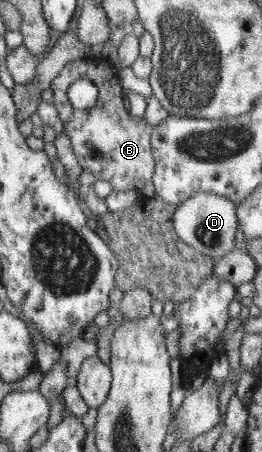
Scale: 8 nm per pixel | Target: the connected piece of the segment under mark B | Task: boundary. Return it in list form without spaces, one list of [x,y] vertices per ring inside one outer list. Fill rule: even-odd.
[[[79,59],[70,61],[50,86],[54,91],[54,106],[62,123],[64,132],[70,138],[70,148],[74,151],[82,170],[92,172],[96,181],[108,180],[114,191],[126,192],[140,190],[151,183],[154,172],[154,160],[151,151],[153,127],[146,118],[136,119],[126,110],[122,99],[123,88],[119,82],[118,69],[108,62],[92,66],[90,62]],[[78,80],[91,80],[99,88],[98,103],[94,108],[74,110],[66,98],[68,86]]]

